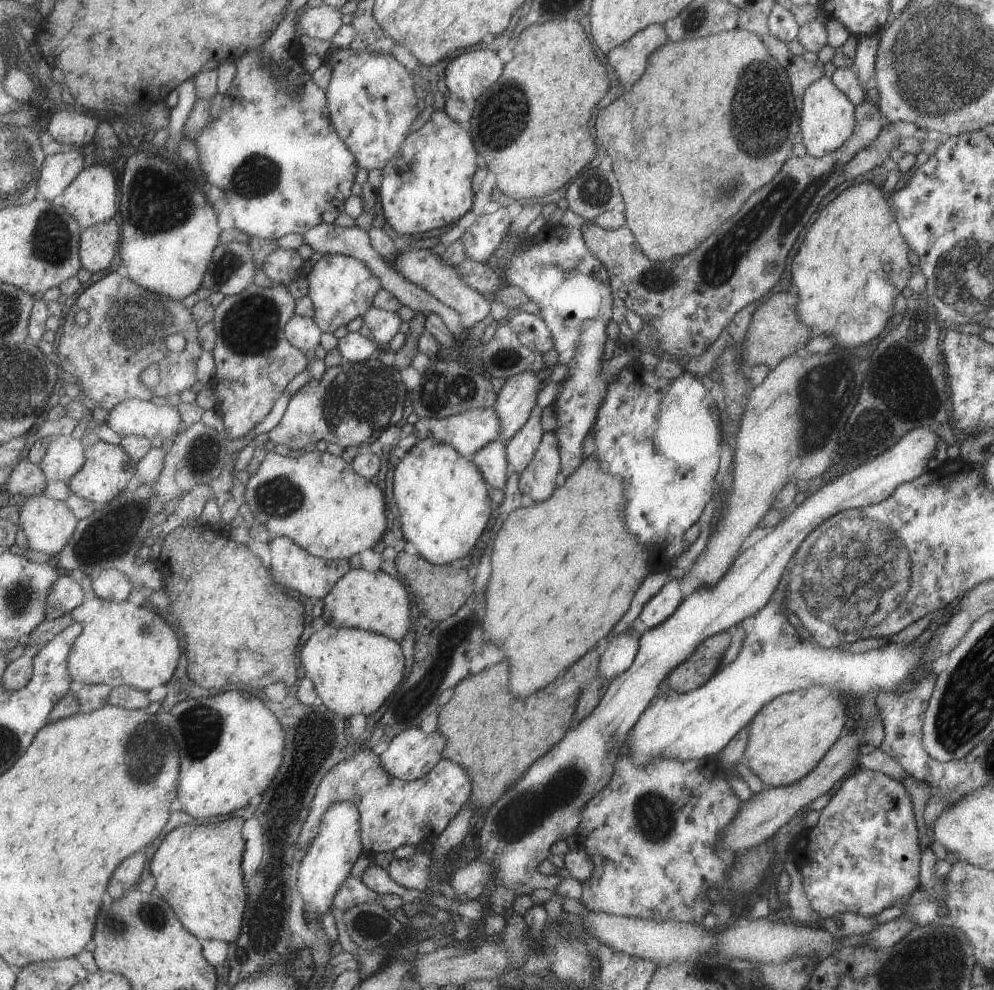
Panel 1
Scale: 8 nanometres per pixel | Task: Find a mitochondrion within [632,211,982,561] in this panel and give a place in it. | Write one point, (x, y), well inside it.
(817, 400)

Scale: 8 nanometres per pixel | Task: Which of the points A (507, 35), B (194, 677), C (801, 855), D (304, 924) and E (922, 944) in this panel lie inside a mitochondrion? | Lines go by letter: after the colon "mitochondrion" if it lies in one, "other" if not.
A: other
B: other
C: other
D: other
E: mitochondrion

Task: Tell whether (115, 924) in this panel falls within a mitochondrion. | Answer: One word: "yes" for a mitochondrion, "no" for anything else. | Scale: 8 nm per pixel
yes

